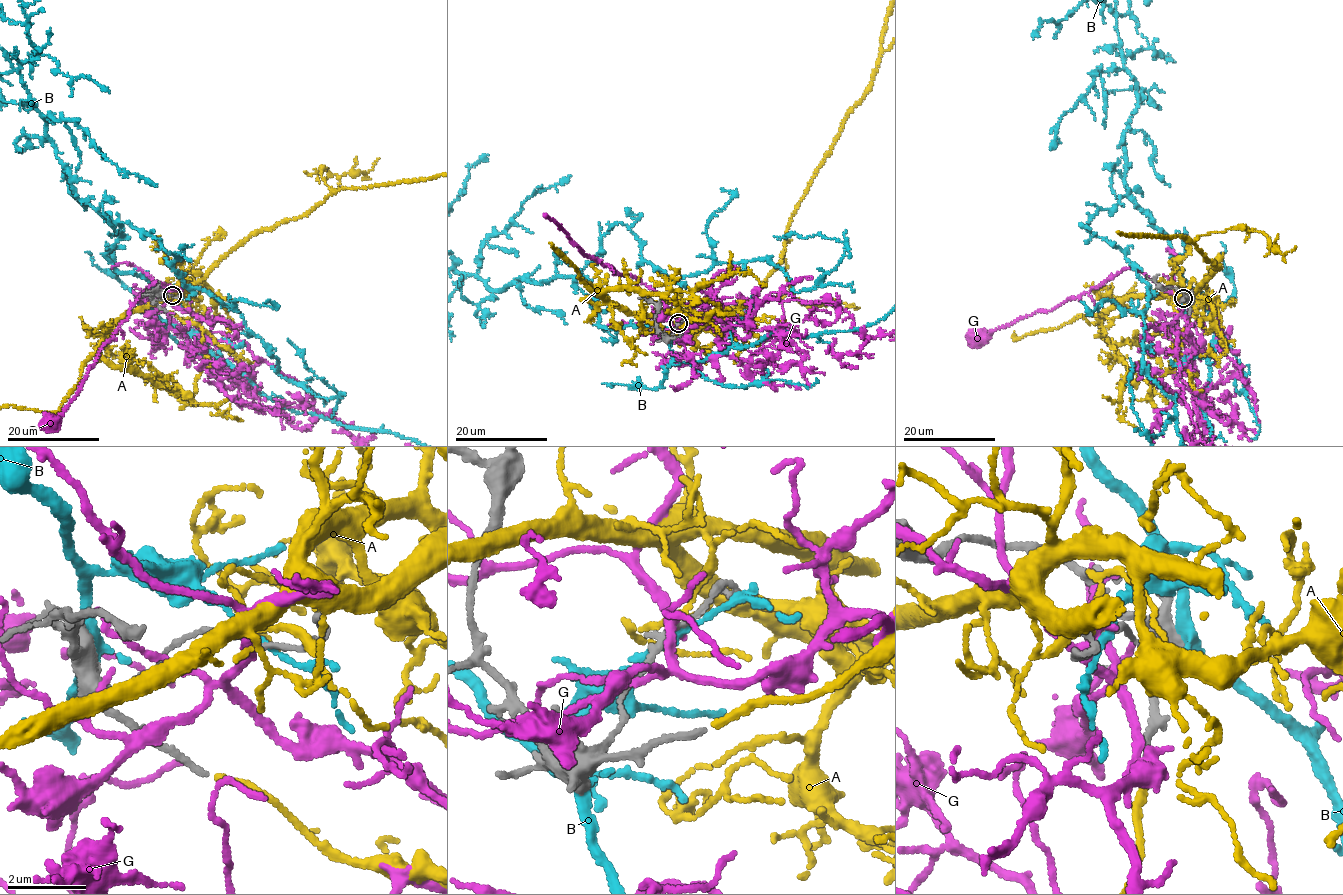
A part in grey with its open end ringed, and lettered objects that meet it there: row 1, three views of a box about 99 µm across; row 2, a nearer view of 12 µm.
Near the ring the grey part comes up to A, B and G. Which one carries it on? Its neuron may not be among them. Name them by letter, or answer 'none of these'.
A

